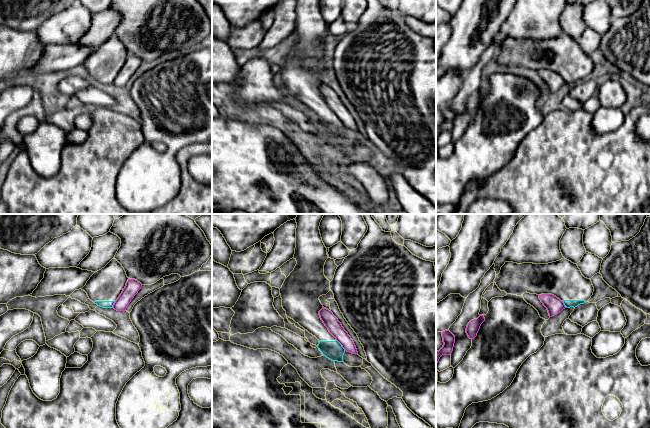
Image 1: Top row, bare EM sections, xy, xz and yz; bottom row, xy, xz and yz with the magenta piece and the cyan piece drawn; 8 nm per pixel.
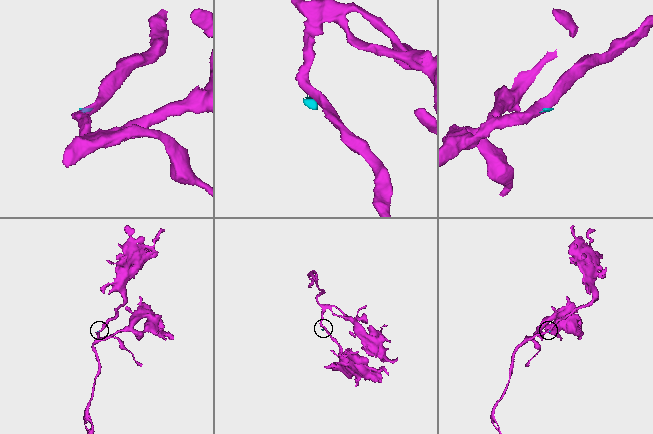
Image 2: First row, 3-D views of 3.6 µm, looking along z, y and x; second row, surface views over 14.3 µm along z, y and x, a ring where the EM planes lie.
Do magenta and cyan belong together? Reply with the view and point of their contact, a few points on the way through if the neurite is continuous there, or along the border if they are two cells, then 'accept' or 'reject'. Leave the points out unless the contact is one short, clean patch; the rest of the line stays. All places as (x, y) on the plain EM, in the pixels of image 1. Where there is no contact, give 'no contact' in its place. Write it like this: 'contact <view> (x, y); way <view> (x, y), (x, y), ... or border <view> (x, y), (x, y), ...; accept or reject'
contact xz (341, 120); border xz (336, 115), (345, 126); reject

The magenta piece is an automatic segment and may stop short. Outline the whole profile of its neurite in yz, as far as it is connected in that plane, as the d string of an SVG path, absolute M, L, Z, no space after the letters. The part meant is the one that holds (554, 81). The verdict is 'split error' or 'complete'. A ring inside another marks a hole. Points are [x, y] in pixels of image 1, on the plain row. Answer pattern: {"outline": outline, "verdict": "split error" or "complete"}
{"outline": "M541 70L539 75L547 84L550 93L557 91L566 84L563 77L552 70Z", "verdict": "complete"}

